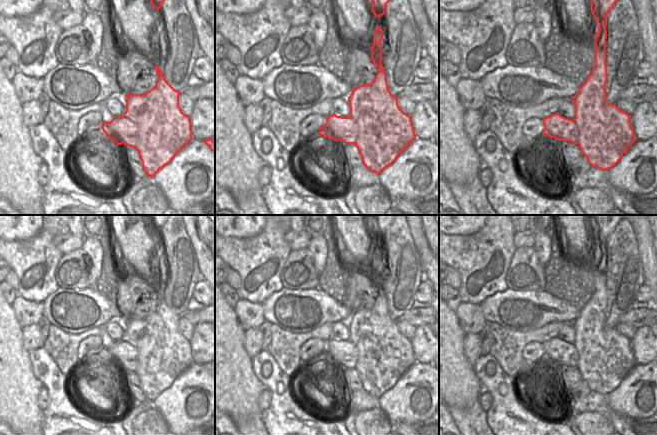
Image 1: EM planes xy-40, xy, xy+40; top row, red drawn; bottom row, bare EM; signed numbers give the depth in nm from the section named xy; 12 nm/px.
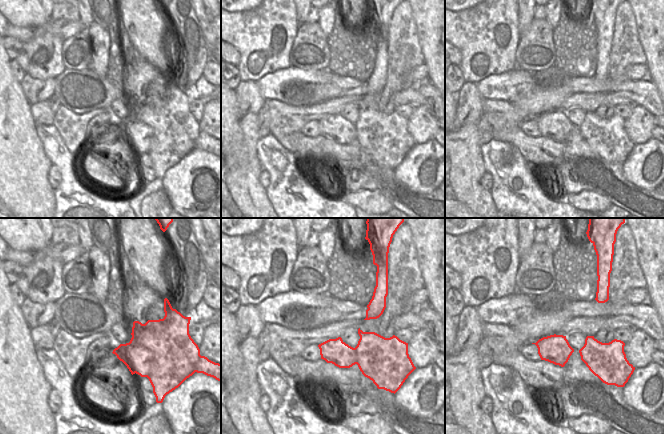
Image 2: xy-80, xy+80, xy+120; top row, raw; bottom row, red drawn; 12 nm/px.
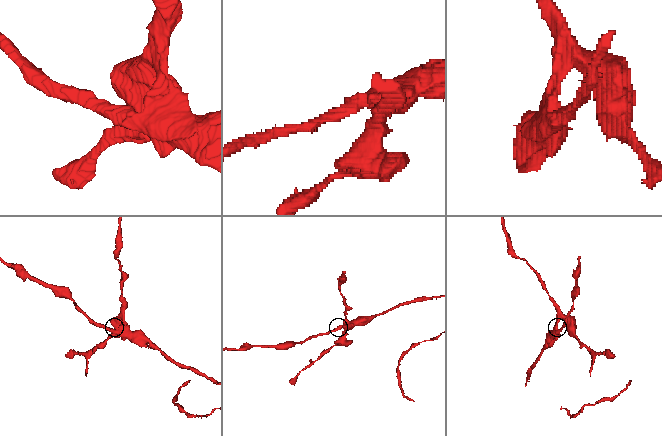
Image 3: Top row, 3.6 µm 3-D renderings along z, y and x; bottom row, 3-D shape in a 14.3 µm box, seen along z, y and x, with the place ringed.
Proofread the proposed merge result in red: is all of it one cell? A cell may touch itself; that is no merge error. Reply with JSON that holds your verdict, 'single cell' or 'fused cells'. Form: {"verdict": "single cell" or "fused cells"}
{"verdict": "fused cells"}

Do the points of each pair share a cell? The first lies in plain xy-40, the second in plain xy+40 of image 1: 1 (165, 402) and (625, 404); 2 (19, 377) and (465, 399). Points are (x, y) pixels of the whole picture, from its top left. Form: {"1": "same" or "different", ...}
{"1": "same", "2": "same"}

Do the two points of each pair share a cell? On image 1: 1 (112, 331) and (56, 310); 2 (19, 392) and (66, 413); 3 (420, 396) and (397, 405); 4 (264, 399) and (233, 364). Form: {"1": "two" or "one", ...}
{"1": "two", "2": "two", "3": "one", "4": "two"}

